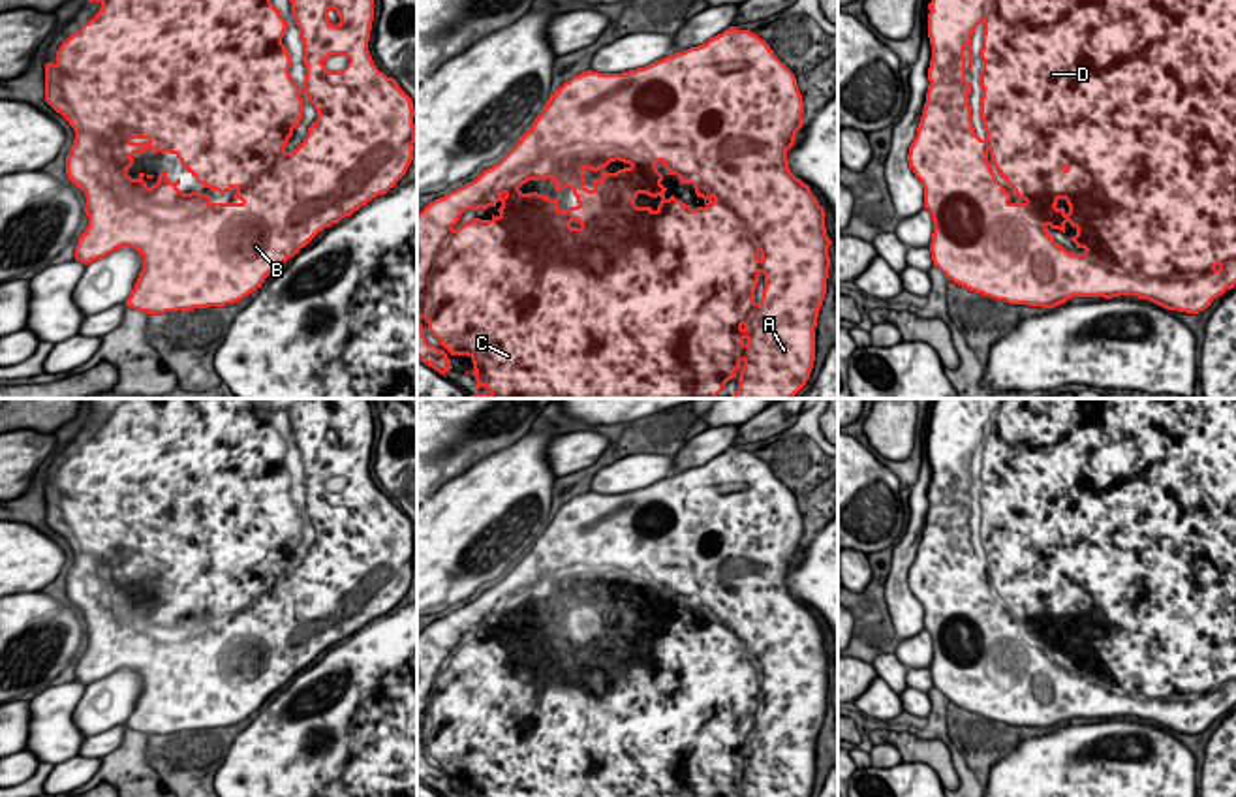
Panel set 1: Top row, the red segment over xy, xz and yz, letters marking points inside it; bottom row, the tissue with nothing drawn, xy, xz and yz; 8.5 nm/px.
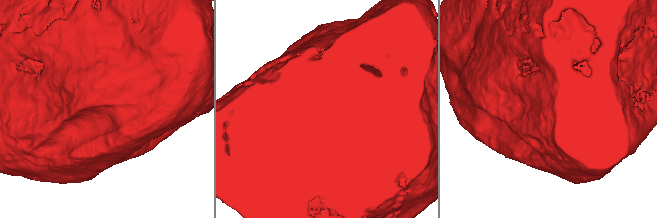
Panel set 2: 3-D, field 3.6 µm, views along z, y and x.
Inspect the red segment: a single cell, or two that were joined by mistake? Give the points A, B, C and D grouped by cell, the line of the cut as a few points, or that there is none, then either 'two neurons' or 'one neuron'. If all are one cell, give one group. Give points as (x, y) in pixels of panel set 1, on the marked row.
A B C D; no cut; one neuron

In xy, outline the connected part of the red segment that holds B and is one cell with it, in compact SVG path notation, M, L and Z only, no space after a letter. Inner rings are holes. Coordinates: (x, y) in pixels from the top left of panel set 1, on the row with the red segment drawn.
M88 0L100 2L100 11L85 23L77 32L73 32L56 51L56 62L45 64L45 102L60 113L70 126L75 130L75 141L71 145L71 154L66 156L66 175L68 179L85 192L86 205L85 212L88 216L88 226L79 237L75 246L75 259L88 265L113 254L118 248L130 246L143 256L143 271L126 299L126 306L147 312L147 314L165 314L177 310L193 310L209 306L225 306L242 301L252 291L261 288L265 278L284 265L289 258L299 254L319 231L338 224L342 218L351 216L355 211L364 207L378 195L387 194L396 182L406 175L413 160L415 143L415 109L411 98L398 86L393 77L387 77L374 64L368 41L374 21L374 0L289 0L295 24L301 30L301 39L304 45L302 62L306 66L304 86L301 88L289 75L291 56L282 38L286 34L287 23L270 0ZM332 55L346 55L349 58L342 71L329 71L325 60ZM302 94L317 111L317 118L308 128L304 141L291 152L286 150L293 130L302 118ZM137 152L169 152L180 160L180 165L210 192L225 194L235 188L233 203L212 203L209 194L178 190L180 179L171 182L165 171L160 171L158 182L150 188L143 180L154 175L139 173L137 179L128 175L133 165L133 156Z

